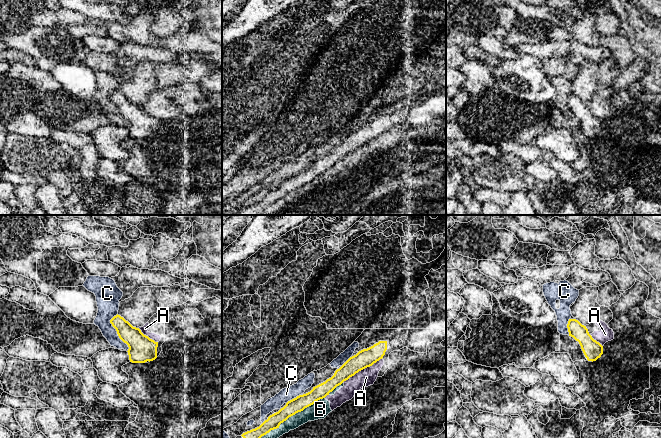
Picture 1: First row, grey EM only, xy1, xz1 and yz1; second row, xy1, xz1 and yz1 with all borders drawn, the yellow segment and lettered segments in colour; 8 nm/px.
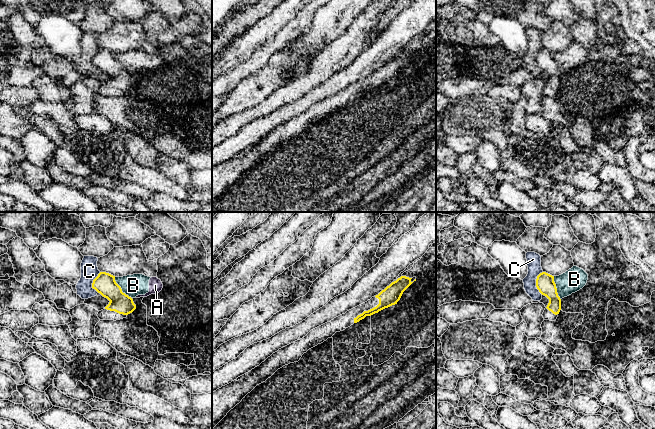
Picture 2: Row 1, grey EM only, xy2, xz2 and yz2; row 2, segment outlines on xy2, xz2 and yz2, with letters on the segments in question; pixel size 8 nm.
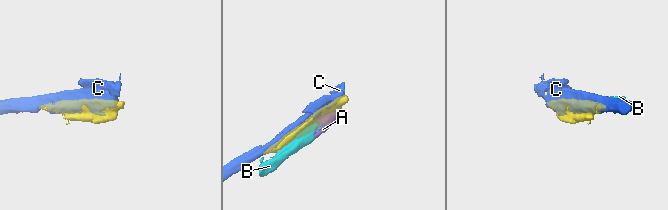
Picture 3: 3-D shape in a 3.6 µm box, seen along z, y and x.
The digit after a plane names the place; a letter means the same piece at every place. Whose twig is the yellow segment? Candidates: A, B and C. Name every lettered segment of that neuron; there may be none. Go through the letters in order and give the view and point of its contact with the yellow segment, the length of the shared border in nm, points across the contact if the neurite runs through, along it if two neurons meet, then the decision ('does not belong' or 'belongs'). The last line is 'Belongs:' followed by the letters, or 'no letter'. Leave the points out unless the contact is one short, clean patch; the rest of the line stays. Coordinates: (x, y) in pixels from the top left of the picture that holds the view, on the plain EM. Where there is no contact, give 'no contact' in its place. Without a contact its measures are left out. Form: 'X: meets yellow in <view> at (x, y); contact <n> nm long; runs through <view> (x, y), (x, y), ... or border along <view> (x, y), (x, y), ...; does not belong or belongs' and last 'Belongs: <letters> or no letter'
A: meets yellow in xz1 at (361, 145); contact 380 nm long; does not belong
B: meets yellow in xz1 at (291, 191); contact 600 nm long; does not belong
C: meets yellow in xy1 at (117, 108); contact 320 nm long; does not belong
Belongs: no letter

